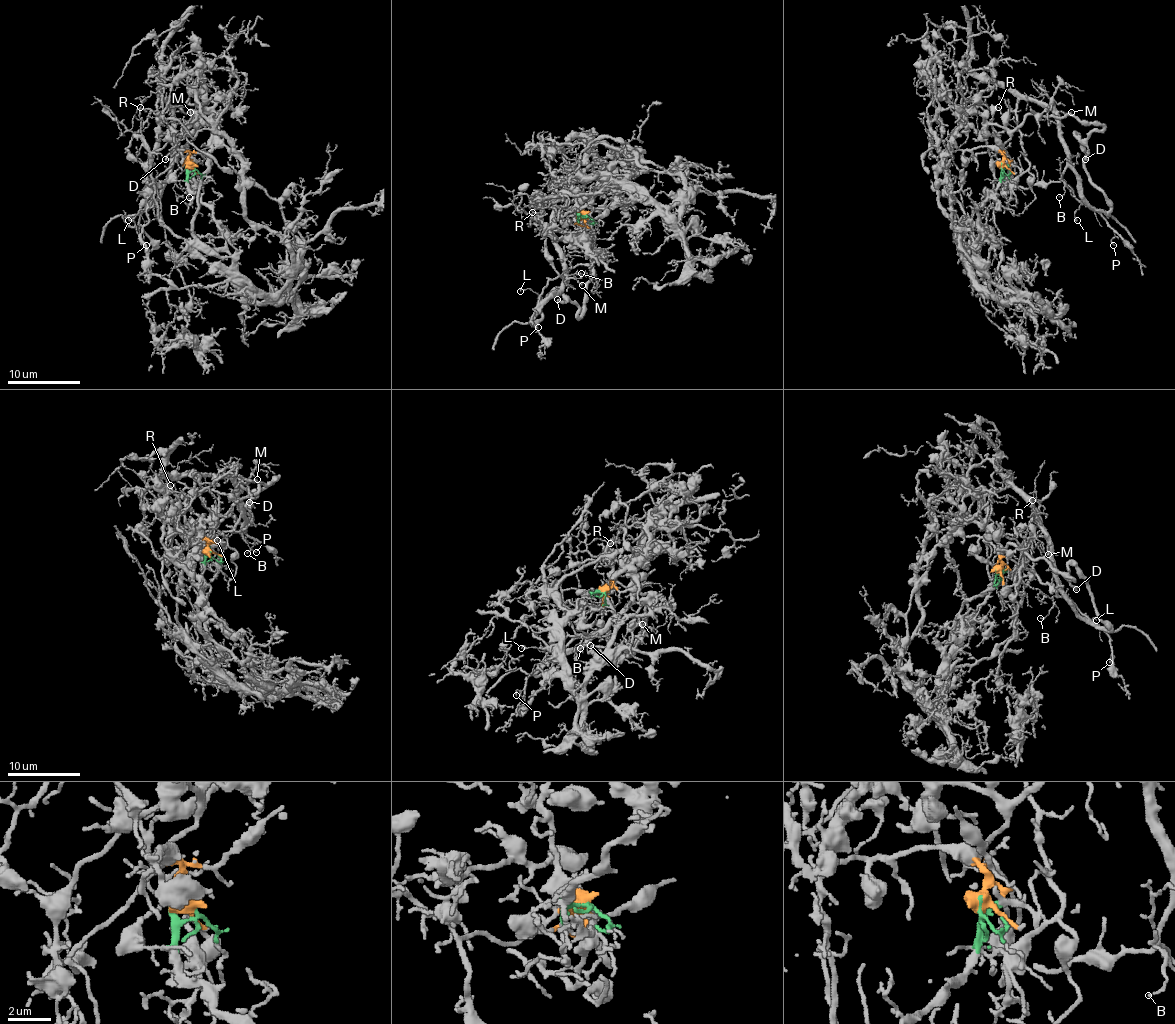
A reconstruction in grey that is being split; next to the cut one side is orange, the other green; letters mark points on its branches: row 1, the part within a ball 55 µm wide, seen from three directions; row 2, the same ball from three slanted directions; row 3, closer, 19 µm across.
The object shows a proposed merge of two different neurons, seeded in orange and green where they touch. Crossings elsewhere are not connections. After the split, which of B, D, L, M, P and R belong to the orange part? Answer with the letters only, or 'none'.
B, D, L, M, P, R

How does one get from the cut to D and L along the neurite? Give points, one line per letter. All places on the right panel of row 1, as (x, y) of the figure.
D: (1001, 165), (1002, 145), (1030, 114), (1076, 116), (1081, 121), (1099, 123), (1103, 128), (1090, 134), (1085, 160)
L: (1001, 165), (1004, 152), (1013, 167), (1013, 183), (1022, 187), (1063, 180), (1081, 205), (1074, 214), (1077, 220)

